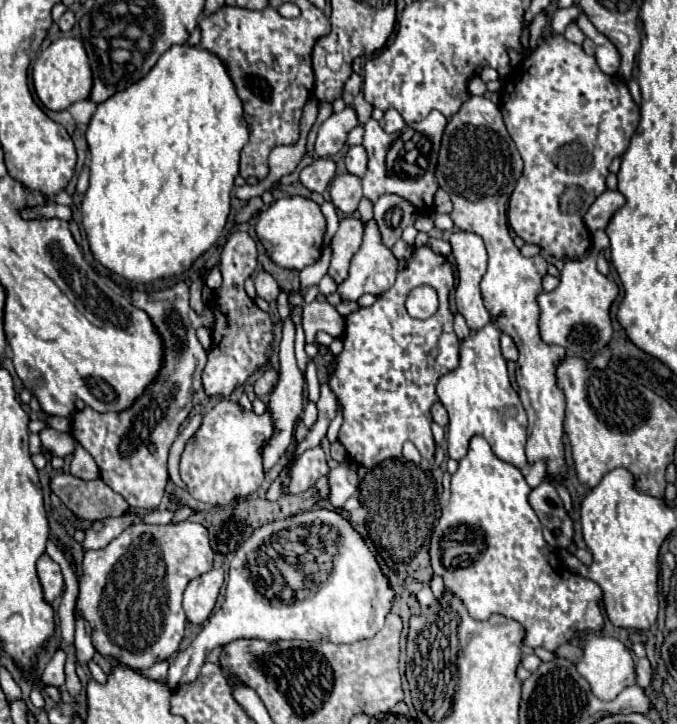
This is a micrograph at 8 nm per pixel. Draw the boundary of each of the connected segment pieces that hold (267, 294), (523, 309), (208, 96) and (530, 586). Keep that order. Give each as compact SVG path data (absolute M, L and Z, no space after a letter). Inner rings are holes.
M258 272L256 278L254 278L254 284L256 284L256 292L258 292L258 296L264 298L266 302L272 302L272 300L278 298L280 288L278 288L276 280L274 280L268 272Z
M470 96L462 104L460 112L456 112L456 116L452 116L448 120L448 126L446 126L444 136L442 136L438 166L436 166L436 180L438 180L438 186L444 192L448 192L450 200L454 202L454 210L450 214L454 226L460 230L478 234L488 248L488 272L484 274L482 284L480 284L482 300L484 300L486 310L496 320L496 326L500 328L500 332L508 334L520 350L520 356L516 360L516 382L518 382L518 394L522 392L520 400L522 400L524 410L528 414L528 426L526 426L528 462L532 464L536 460L546 460L548 476L564 476L566 464L564 464L564 444L562 444L564 428L562 428L562 424L564 424L566 404L564 404L564 392L558 388L558 380L556 380L556 364L566 356L566 350L560 346L542 342L540 332L538 332L540 310L536 304L536 296L542 292L542 276L548 270L548 262L542 256L532 256L532 258L522 256L520 248L514 244L514 240L510 236L508 218L506 218L506 204L508 204L510 194L512 194L520 176L522 176L522 158L520 158L516 144L510 138L504 122L502 122L502 114L500 114L498 106L492 104L492 100L488 100L486 96Z
M188 44L172 46L168 52L160 56L158 64L140 82L132 84L122 92L116 92L112 98L98 104L96 114L88 124L86 140L90 146L90 186L82 200L82 226L96 262L100 262L108 272L132 284L150 284L154 280L180 276L194 264L196 258L200 258L204 252L212 248L212 244L218 240L226 224L226 218L230 212L230 192L234 186L234 178L238 176L240 150L248 142L248 126L242 116L242 102L234 90L228 70L224 68L218 56L212 56L212 52L198 50Z
M474 436L468 454L460 460L456 474L452 474L452 496L446 508L442 508L442 516L434 528L430 540L430 562L434 574L442 576L444 588L464 600L472 618L488 620L492 614L512 618L524 626L526 636L522 642L526 646L542 646L554 652L558 646L566 644L576 630L588 632L602 628L604 620L598 606L602 590L596 582L584 580L562 568L552 546L544 540L540 520L528 502L530 490L532 488L516 466L496 458L490 444L482 436ZM464 544L468 544L468 548L480 548L480 552L476 552L476 560L472 560L472 564L464 564L464 568L444 568L444 552L440 552L440 548L464 548Z

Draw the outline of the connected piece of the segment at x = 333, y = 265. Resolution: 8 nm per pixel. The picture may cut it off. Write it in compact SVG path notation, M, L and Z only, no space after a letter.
M344 218L340 222L338 232L332 238L332 260L328 268L328 276L334 278L336 284L342 284L348 278L350 260L358 252L360 244L362 244L362 222L358 218Z

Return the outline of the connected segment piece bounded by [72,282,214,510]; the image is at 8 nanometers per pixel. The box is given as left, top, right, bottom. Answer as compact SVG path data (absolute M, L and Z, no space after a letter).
M178 282L170 288L158 292L138 292L132 294L134 306L142 308L158 328L164 346L164 366L152 386L134 402L132 408L114 414L100 414L92 408L84 408L74 416L74 436L92 454L100 468L100 478L118 494L122 494L130 506L140 506L144 510L154 510L164 496L168 484L166 460L172 442L178 436L180 424L188 418L192 408L192 394L202 386L202 370L206 364L206 350L196 338L200 326L212 330L214 316L210 310L194 312L188 304L188 286Z

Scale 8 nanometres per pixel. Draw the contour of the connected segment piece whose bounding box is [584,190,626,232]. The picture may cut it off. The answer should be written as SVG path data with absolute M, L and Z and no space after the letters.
M610 190L602 192L596 198L596 202L590 206L590 210L584 214L584 226L588 228L588 232L606 228L606 224L614 216L614 212L618 208L622 208L624 204L626 204L626 200L624 200L624 196L618 190L614 190L614 192L610 192Z

